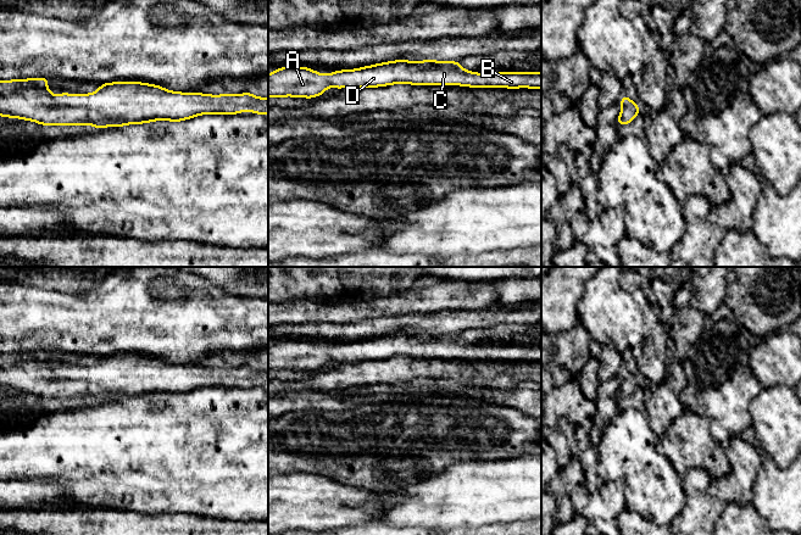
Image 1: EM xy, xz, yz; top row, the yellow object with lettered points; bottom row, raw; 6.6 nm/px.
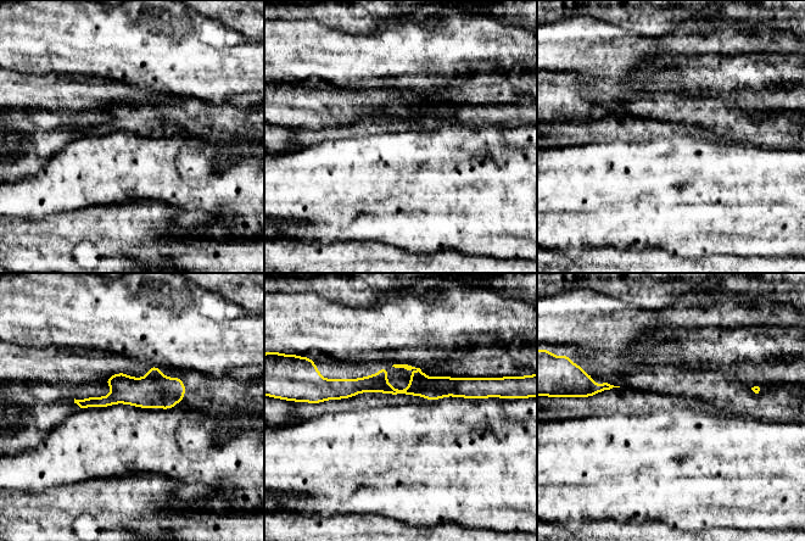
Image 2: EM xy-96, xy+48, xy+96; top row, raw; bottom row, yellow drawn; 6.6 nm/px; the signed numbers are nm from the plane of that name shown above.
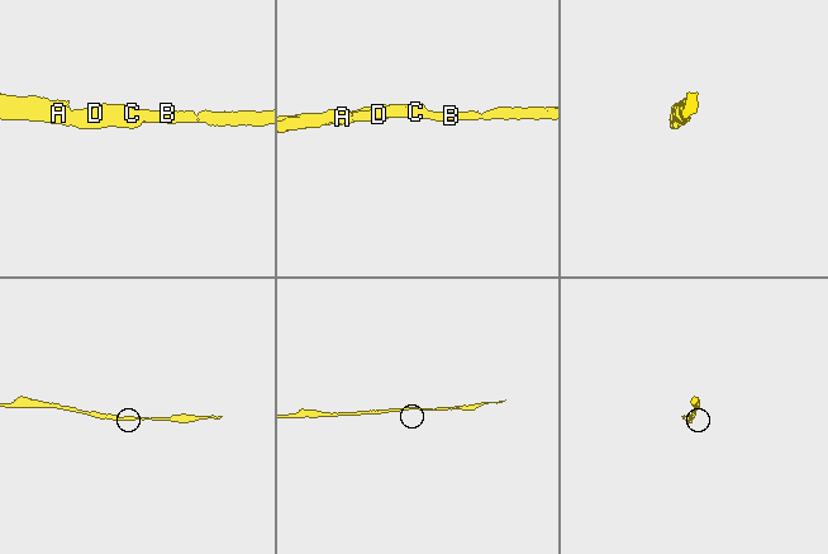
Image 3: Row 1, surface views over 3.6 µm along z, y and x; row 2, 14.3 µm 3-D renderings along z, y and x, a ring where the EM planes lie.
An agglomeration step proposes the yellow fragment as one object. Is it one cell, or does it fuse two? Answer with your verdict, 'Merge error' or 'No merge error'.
No merge error

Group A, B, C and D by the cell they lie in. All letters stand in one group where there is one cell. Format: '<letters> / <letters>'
A B C D

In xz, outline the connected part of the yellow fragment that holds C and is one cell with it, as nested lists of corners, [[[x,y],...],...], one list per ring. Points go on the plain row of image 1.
[[[396,333],[330,347],[317,346],[308,340],[279,340],[268,347],[268,370],[312,372],[332,358],[336,362],[363,362],[391,357],[541,362],[541,345],[475,346],[463,342],[458,334],[434,333]]]

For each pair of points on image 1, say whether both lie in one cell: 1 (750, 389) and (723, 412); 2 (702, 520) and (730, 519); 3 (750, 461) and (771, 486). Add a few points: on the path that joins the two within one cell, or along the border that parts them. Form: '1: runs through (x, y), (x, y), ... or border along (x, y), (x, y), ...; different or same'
1: runs through (744, 391), (729, 406); same
2: border along (727, 503), (715, 522); different
3: border along (763, 455), (755, 479), (752, 499); different

